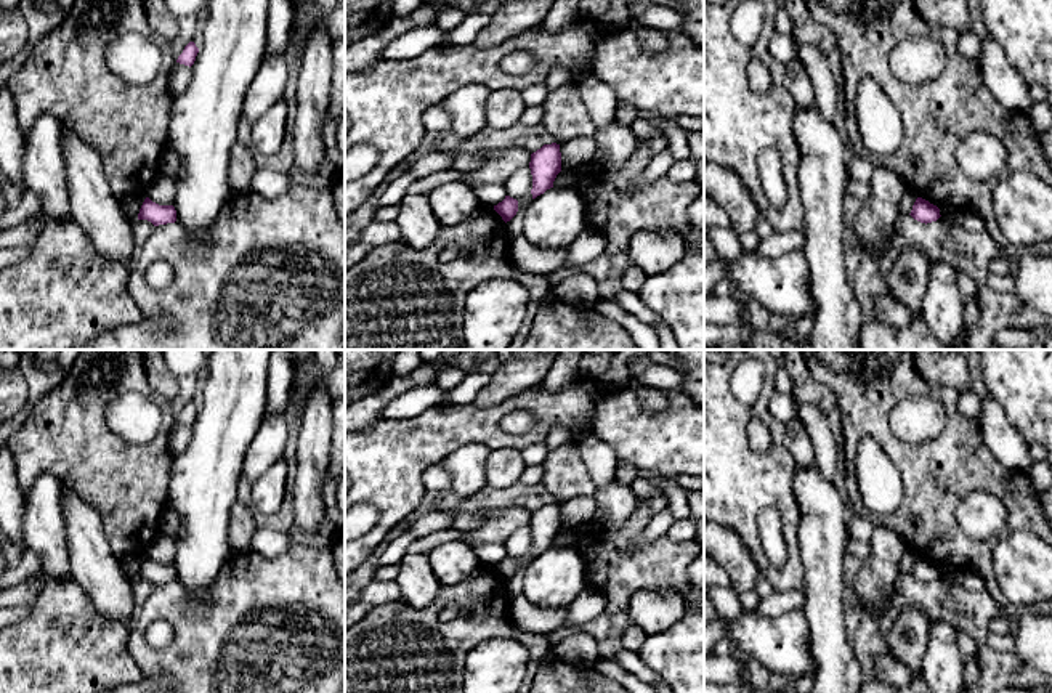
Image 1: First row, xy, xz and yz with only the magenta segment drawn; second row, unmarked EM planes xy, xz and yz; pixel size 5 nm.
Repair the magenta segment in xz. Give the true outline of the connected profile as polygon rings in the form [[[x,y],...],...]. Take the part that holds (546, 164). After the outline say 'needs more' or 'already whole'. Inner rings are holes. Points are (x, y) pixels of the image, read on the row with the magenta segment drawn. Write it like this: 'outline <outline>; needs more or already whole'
outline [[[544,144],[540,149],[531,154],[529,162],[532,175],[532,199],[553,188],[556,175],[561,172],[561,152],[560,144]]]; already whole

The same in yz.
outline [[[922,197],[916,199],[909,215],[925,225],[937,221],[941,217],[940,209]]]; already whole

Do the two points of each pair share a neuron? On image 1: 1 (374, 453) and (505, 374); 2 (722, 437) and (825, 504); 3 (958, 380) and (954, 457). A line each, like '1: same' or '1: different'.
1: different
2: different
3: different

